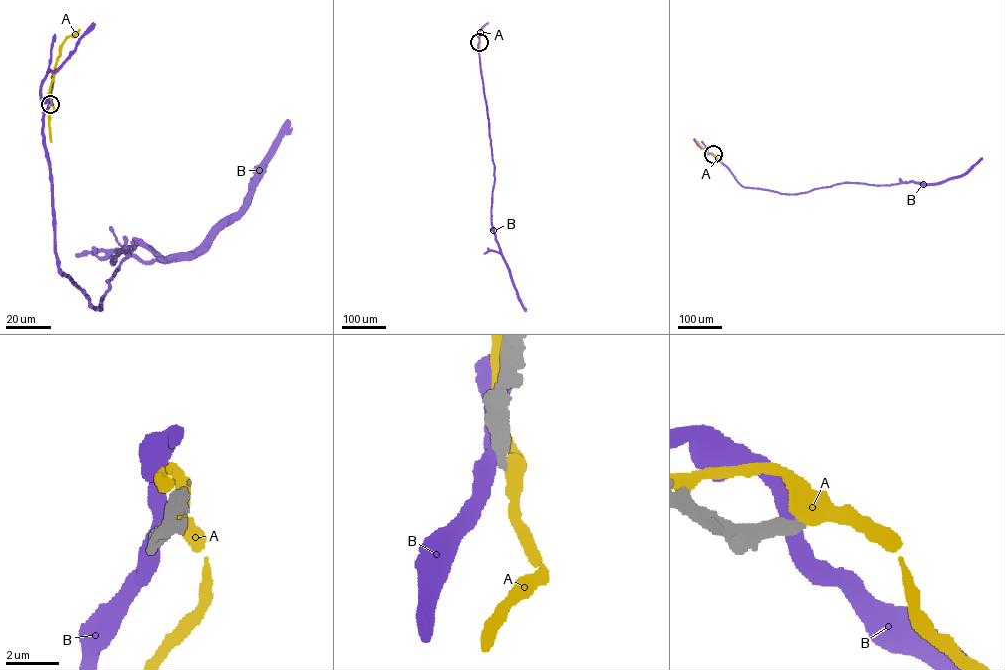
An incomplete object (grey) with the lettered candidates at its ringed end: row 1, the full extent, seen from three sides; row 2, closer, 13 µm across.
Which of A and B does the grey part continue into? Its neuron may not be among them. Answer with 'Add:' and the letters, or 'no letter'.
Add: no letter

